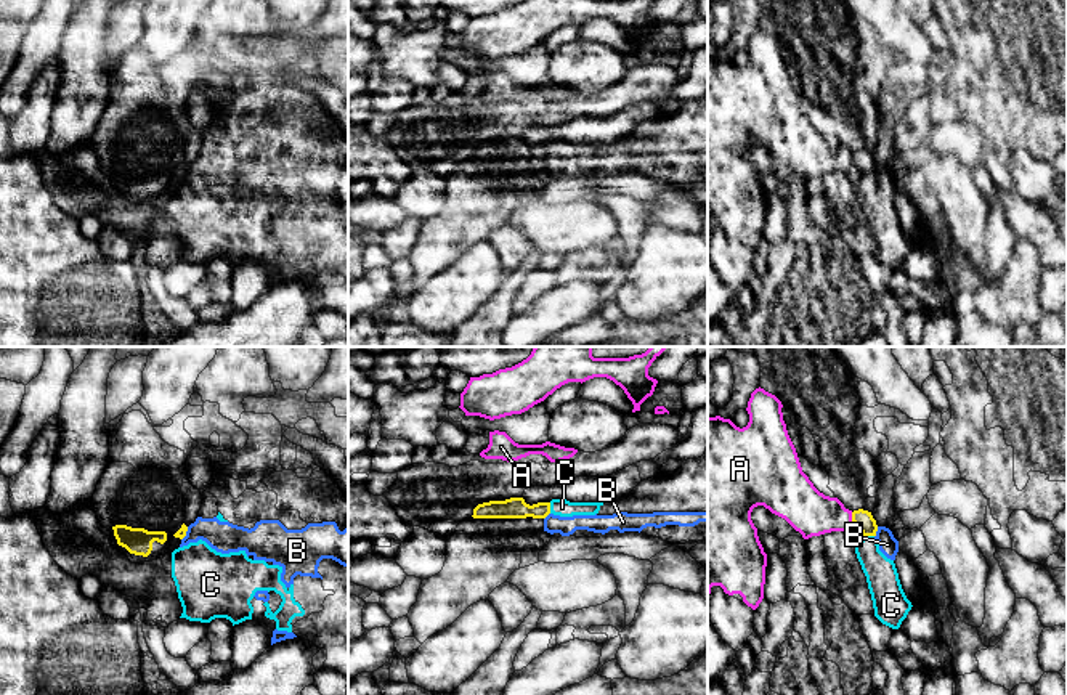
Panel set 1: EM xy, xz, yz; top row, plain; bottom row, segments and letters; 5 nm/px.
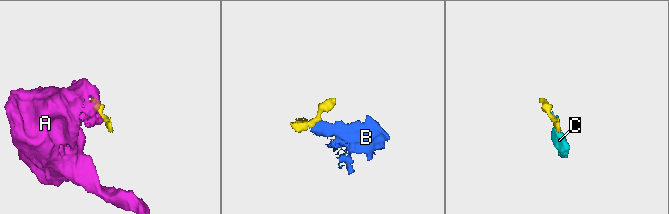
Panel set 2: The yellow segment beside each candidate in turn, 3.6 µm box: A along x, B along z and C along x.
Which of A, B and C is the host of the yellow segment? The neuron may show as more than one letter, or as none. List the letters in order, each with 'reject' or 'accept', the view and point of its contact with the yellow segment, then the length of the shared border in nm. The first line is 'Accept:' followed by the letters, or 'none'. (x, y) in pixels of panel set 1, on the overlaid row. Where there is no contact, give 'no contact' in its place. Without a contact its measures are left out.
Accept: none
A: reject | yz (852, 517) | 60 nm
B: reject | yz (876, 530) | 60 nm
C: reject | xz (549, 508) | 60 nm

